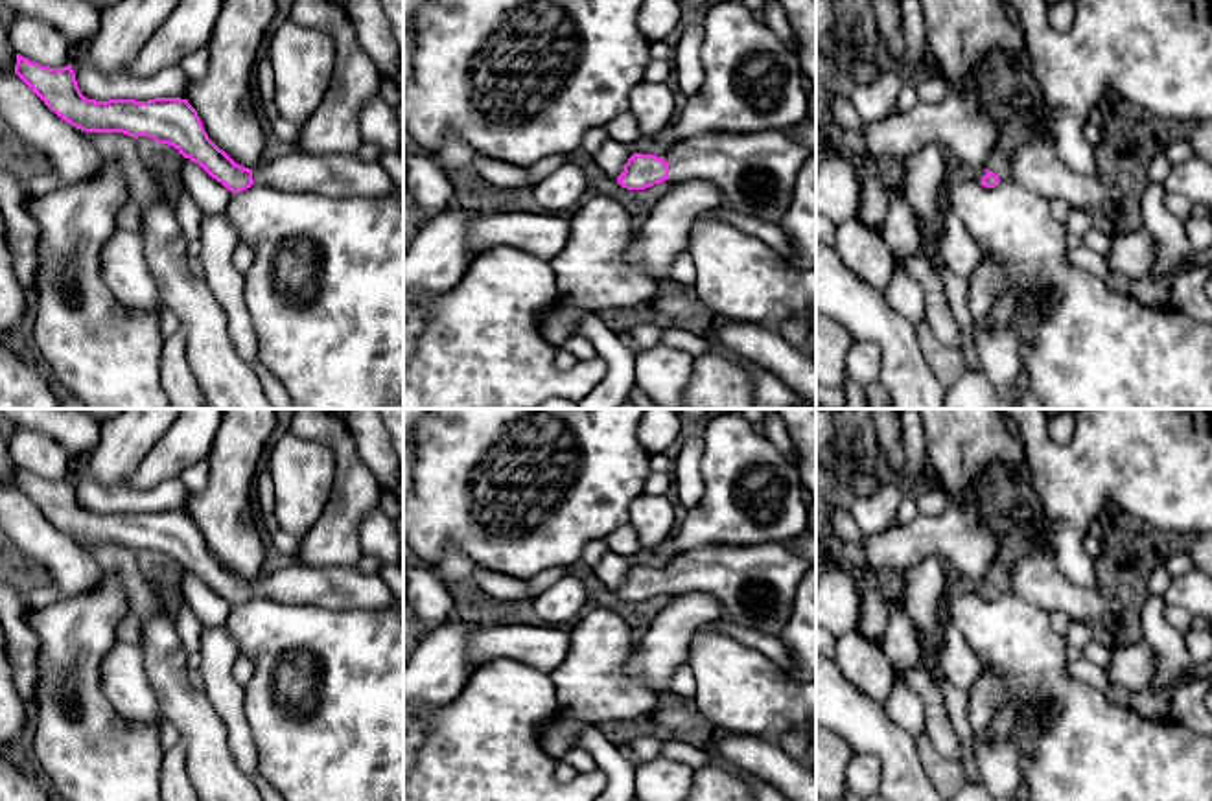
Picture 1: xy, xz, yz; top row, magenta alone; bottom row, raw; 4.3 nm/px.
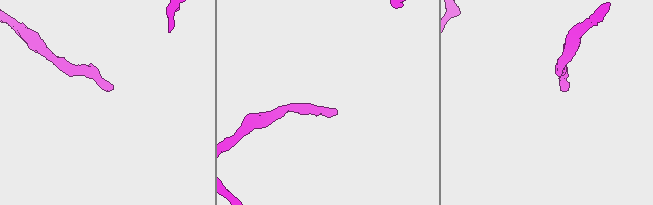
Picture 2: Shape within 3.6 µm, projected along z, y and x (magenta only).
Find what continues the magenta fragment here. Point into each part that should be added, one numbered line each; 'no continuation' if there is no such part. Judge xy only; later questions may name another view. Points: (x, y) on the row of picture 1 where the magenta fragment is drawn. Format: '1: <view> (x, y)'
1: xy (330, 174)

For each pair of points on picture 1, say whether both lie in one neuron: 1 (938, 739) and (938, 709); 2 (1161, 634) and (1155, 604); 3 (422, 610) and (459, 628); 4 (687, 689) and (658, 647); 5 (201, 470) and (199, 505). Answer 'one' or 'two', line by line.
1: one
2: one
3: two
4: two
5: two

